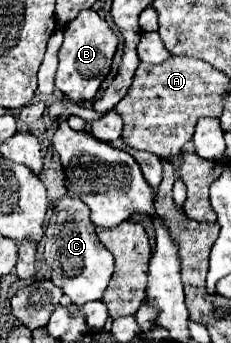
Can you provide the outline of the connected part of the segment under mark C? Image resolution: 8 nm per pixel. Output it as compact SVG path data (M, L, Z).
M64 196L54 208L44 236L46 236L44 258L50 268L52 282L74 304L86 304L90 300L100 300L114 272L114 258L98 240L94 232L94 224L90 220L88 206L80 198Z

